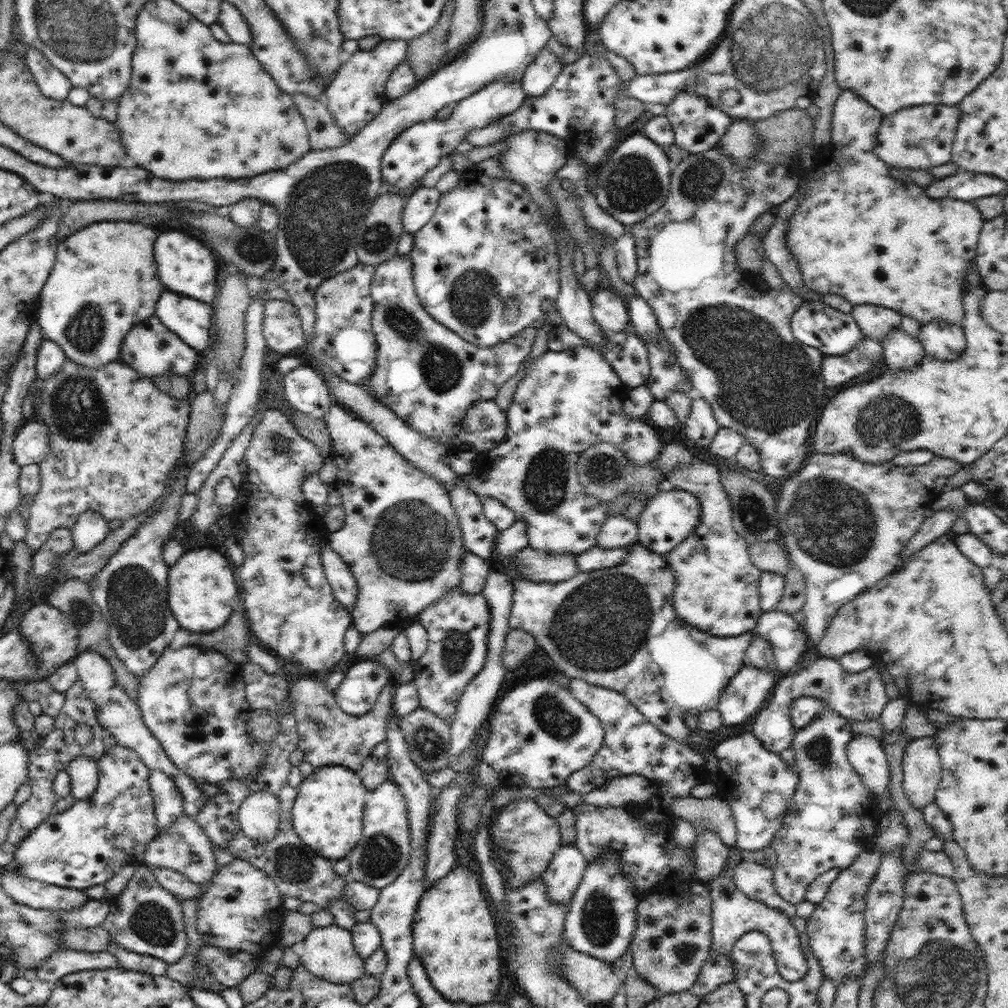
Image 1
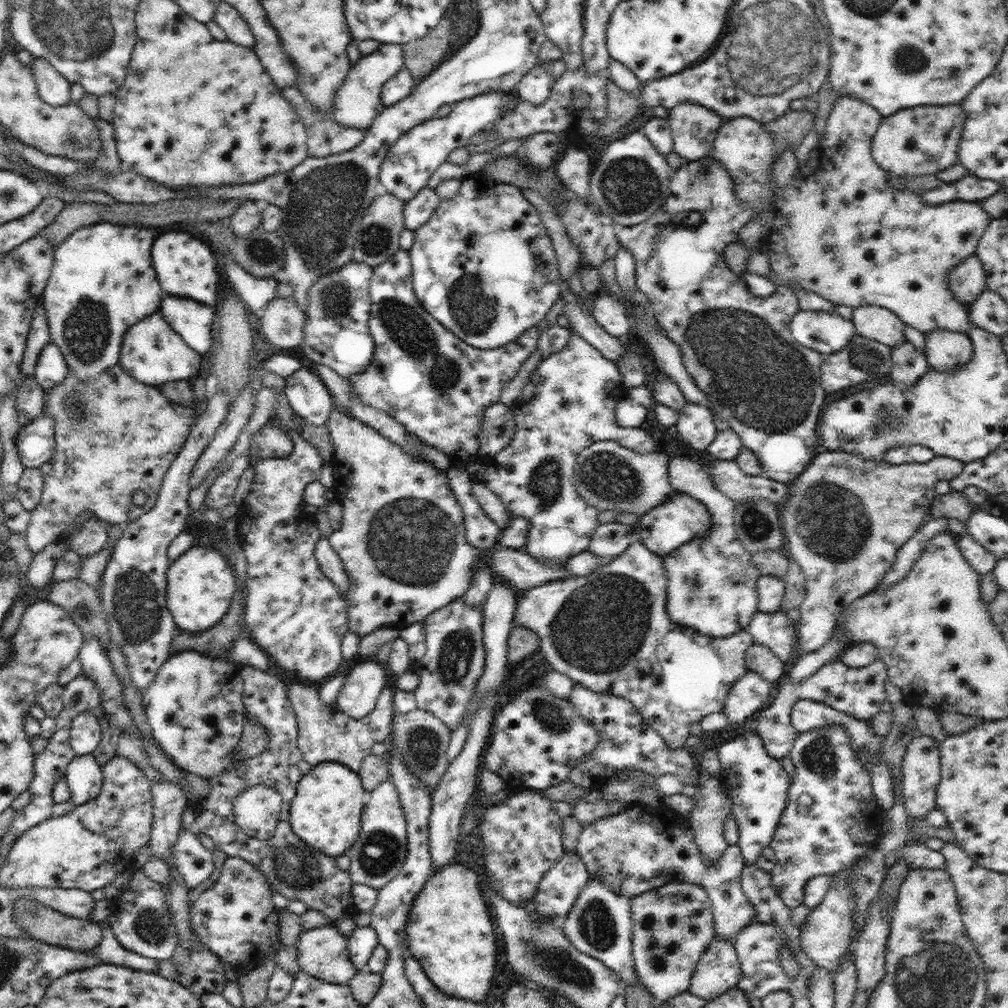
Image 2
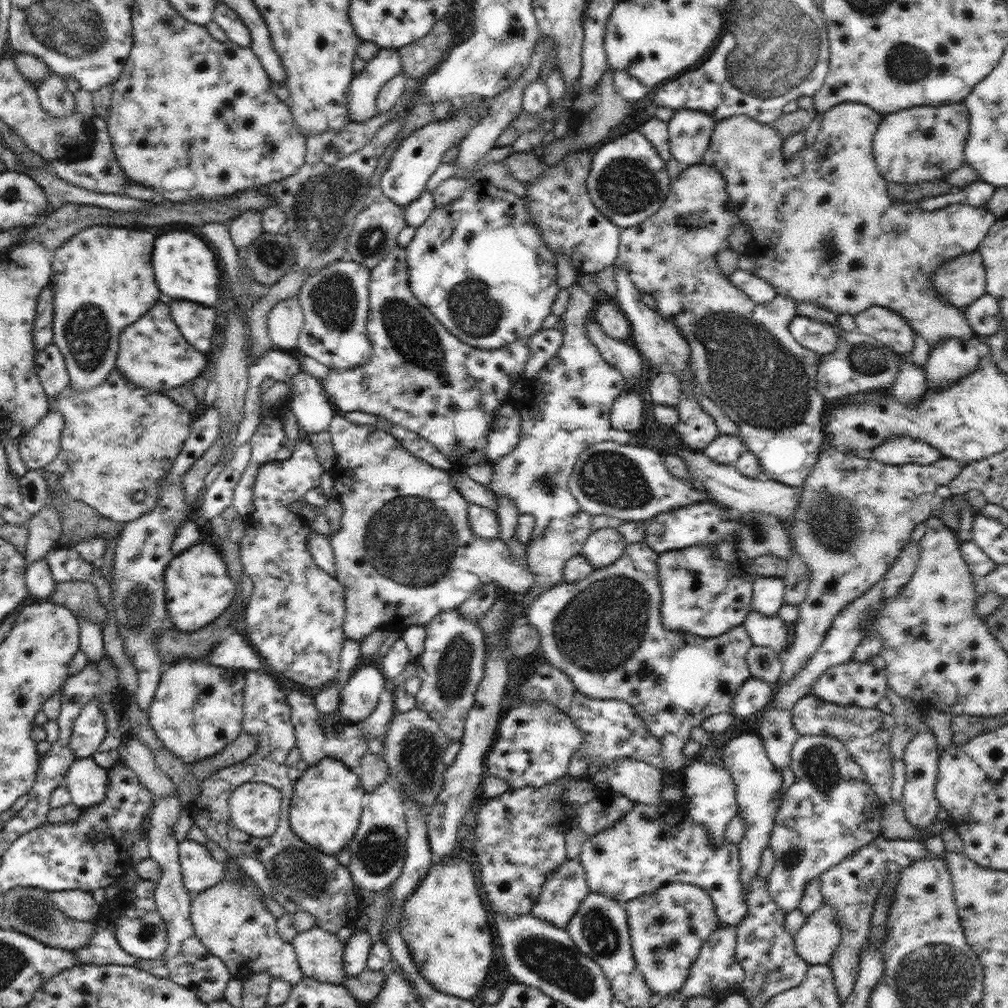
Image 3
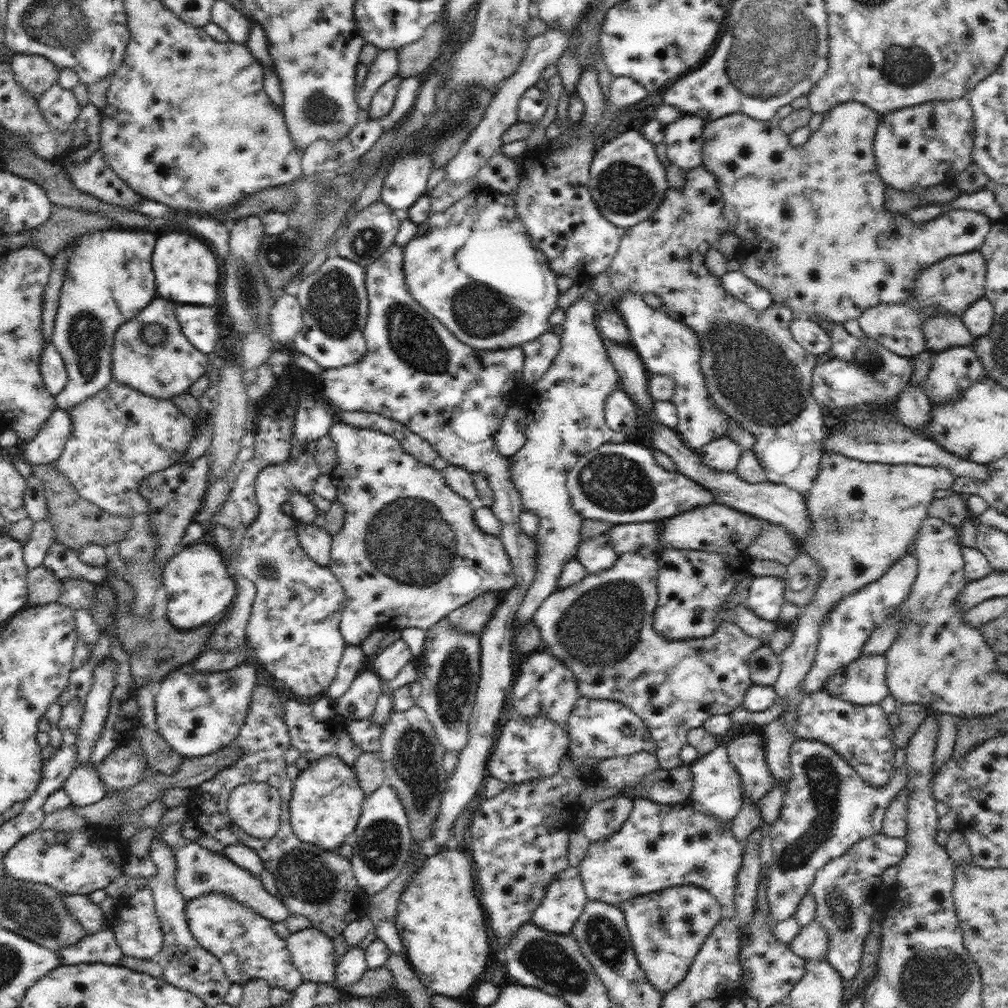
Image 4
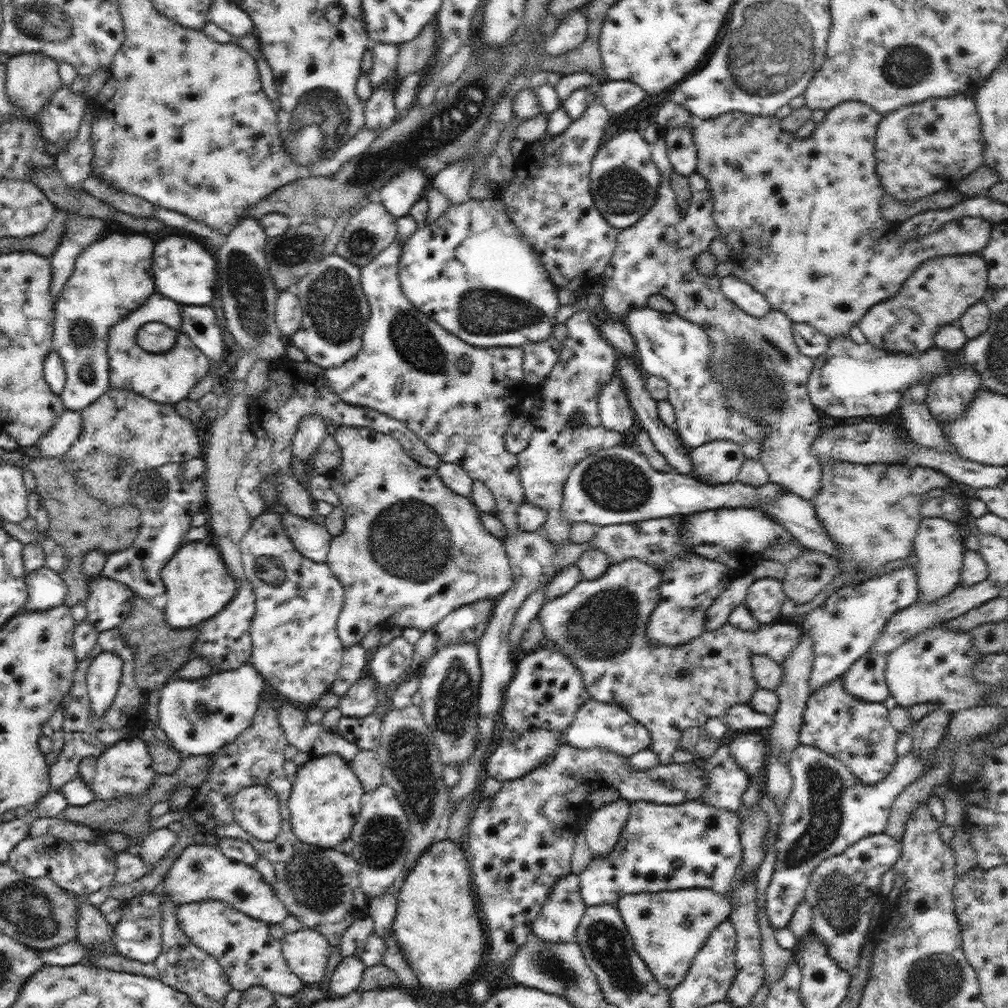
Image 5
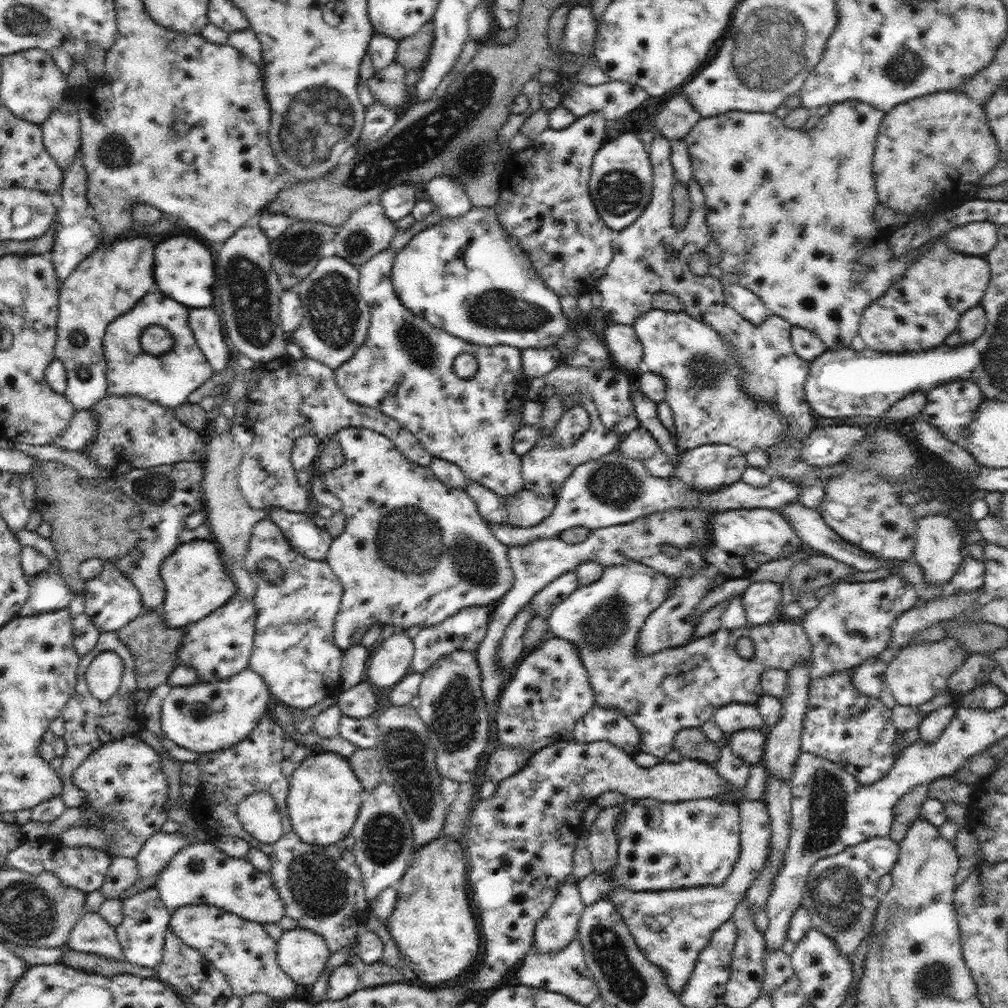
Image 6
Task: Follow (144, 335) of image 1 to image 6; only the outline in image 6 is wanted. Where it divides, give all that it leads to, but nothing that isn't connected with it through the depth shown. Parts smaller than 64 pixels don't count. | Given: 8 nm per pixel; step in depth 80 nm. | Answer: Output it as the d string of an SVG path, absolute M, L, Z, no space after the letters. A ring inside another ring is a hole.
M150 292L134 308L107 326L103 338L107 362L107 393L116 396L134 393L172 410L188 401L190 394L214 372L188 324L189 309L173 298L166 298L163 292ZM151 324L159 324L170 332L173 343L168 352L153 355L142 348L142 331Z

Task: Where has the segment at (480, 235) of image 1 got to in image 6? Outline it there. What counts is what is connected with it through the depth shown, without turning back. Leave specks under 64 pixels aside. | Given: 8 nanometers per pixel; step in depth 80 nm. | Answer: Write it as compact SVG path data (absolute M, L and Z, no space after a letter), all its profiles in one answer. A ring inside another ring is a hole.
M498 206L494 207L472 207L468 213L459 216L458 218L445 218L432 226L426 226L424 229L418 231L411 239L410 242L405 244L402 250L395 254L395 261L392 267L392 282L394 285L394 292L398 295L400 302L409 308L416 316L425 318L432 326L440 328L453 334L455 337L463 338L464 341L469 342L471 345L510 345L516 348L546 348L552 346L560 340L561 336L566 334L568 328L572 328L572 321L565 317L563 313L560 299L555 292L552 292L546 283L537 275L533 269L533 264L528 254L520 248L518 240L512 238L510 234L506 234L500 226L497 217Z

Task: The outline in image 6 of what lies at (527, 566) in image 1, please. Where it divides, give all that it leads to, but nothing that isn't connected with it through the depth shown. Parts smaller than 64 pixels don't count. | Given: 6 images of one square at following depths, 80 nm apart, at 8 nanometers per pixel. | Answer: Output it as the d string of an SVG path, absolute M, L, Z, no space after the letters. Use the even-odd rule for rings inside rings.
M362 427L342 428L333 437L341 445L343 456L345 457L342 466L334 470L326 470L322 476L322 481L332 494L335 494L342 503L346 524L342 534L336 539L331 540L331 546L328 550L324 562L330 565L334 574L343 584L343 595L339 606L338 614L333 626L333 635L335 643L345 651L351 646L360 644L362 637L372 625L394 626L397 629L406 630L411 626L424 627L436 626L446 617L453 616L459 610L470 606L493 605L498 602L511 588L515 581L513 570L508 560L508 546L499 542L480 514L477 503L466 493L464 489L450 488L436 479L429 466L419 466L409 458L404 457L398 448L385 435L377 431Z

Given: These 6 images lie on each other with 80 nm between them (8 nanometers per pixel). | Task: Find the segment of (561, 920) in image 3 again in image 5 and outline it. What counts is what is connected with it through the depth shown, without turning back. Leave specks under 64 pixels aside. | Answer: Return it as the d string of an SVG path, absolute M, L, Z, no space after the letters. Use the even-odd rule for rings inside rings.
M570 873L561 878L542 905L532 924L532 933L546 942L577 940L577 929L586 913L580 891L579 875Z

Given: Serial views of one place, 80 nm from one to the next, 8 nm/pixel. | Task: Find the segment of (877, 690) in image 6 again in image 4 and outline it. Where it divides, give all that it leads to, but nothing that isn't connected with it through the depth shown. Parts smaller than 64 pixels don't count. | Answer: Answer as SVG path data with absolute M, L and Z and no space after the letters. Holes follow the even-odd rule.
M860 655L850 664L839 668L822 687L822 692L856 704L881 704L890 694L886 682L887 660L884 655Z

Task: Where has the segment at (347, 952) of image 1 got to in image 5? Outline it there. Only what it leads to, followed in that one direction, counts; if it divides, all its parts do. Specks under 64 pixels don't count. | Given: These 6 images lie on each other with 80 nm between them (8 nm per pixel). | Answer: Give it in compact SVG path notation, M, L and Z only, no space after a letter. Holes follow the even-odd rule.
M302 927L281 940L282 955L288 968L304 984L320 983L327 969L333 946L316 930Z

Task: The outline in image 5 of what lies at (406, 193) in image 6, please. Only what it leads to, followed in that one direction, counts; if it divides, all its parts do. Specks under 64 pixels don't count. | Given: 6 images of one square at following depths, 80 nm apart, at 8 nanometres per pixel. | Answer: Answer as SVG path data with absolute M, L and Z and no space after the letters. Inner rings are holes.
M405 168L377 193L376 198L397 219L410 213L412 206L424 197L430 180L421 168Z

